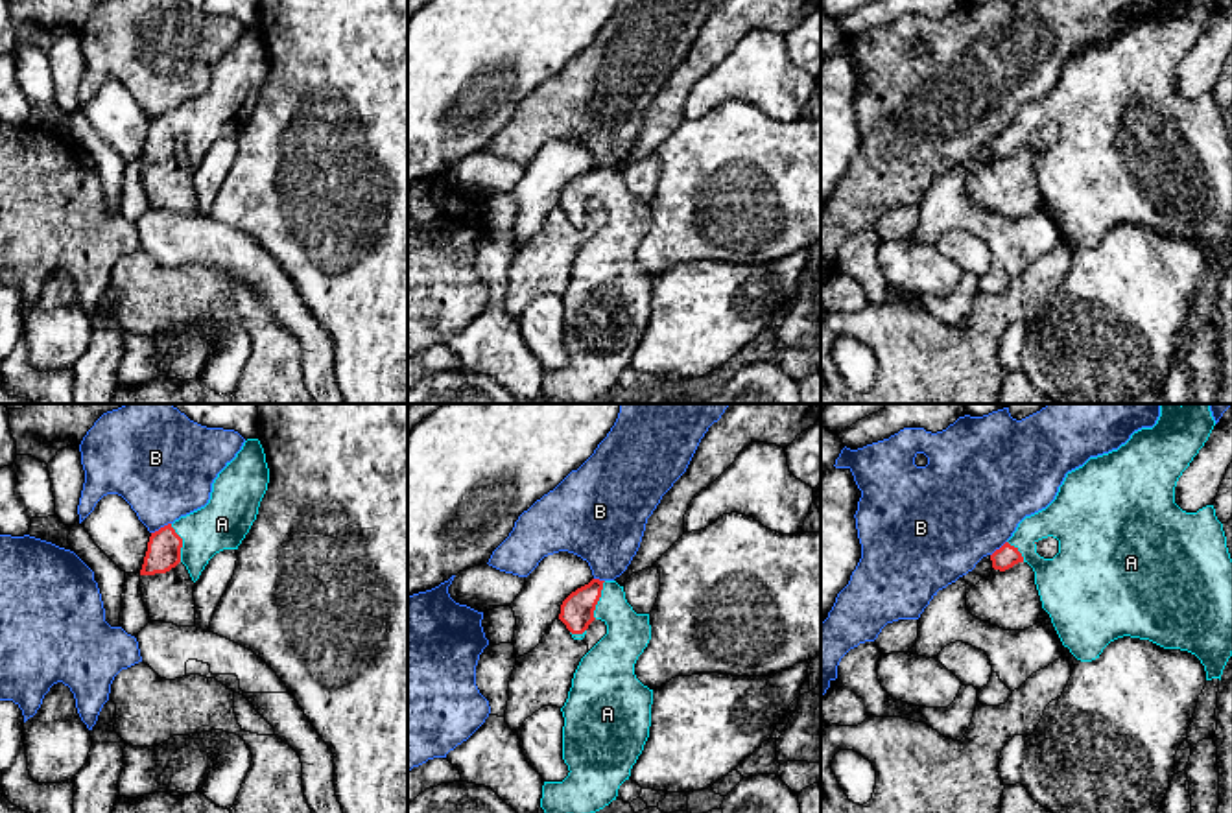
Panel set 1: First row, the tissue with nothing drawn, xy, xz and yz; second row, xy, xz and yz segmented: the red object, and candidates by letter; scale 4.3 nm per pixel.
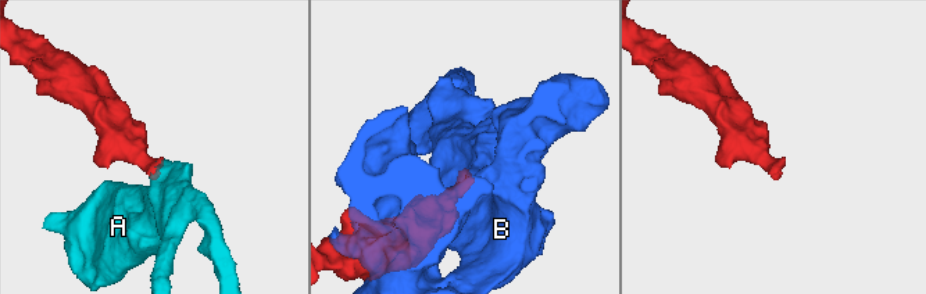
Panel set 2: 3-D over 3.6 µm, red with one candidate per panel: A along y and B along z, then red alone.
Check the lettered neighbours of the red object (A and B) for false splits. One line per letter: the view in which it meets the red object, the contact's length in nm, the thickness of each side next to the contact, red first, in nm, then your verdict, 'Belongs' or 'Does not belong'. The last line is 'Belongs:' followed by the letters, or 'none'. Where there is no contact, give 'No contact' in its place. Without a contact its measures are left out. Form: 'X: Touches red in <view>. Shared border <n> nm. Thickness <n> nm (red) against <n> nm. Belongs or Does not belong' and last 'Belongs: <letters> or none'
A: Touches red in xy. Shared border 180 nm. Thickness 150 nm (red) against 220 nm. Belongs
B: Touches red in xy. Shared border 100 nm. Thickness 150 nm (red) against 420 nm. Does not belong
Belongs: A

